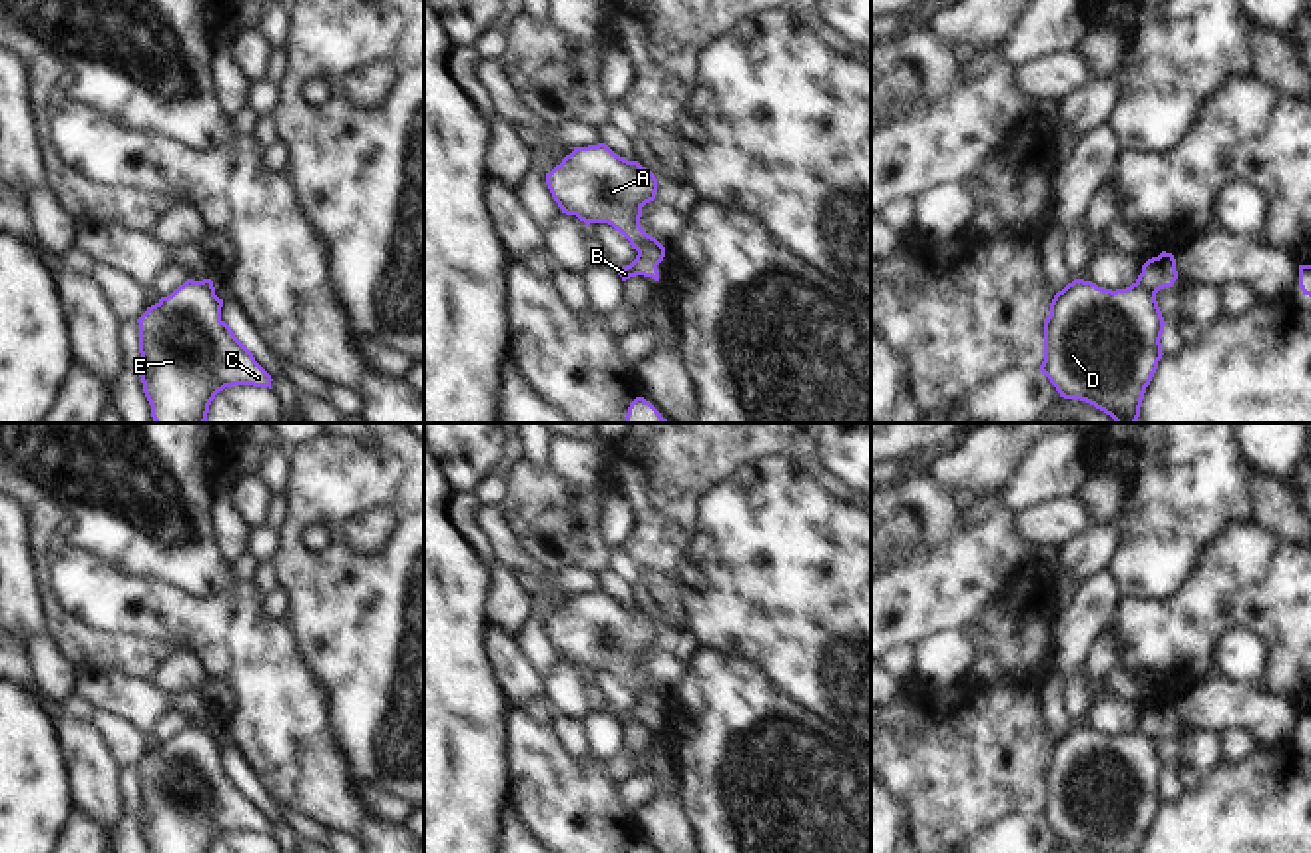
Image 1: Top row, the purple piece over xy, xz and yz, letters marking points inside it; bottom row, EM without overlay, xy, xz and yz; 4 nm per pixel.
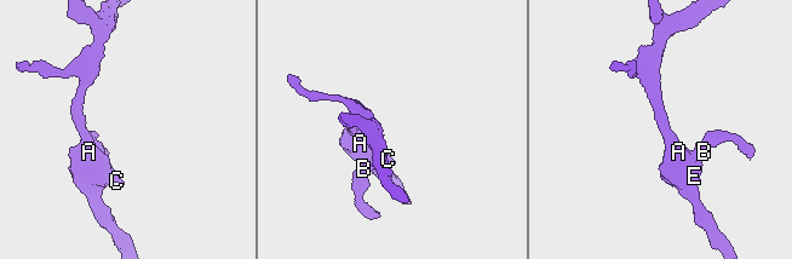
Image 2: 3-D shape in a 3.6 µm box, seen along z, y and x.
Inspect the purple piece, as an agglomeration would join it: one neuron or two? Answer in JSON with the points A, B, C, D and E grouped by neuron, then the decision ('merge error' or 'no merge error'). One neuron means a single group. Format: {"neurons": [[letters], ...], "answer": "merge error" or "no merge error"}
{"neurons": [["A", "C", "D", "E"], ["B"]], "answer": "merge error"}

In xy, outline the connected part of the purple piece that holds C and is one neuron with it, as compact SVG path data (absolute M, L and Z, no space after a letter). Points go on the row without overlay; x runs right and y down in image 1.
M187 725L137 765L139 823L151 853L209 853L219 837L233 831L271 835L271 821L221 765L221 753L213 731Z

